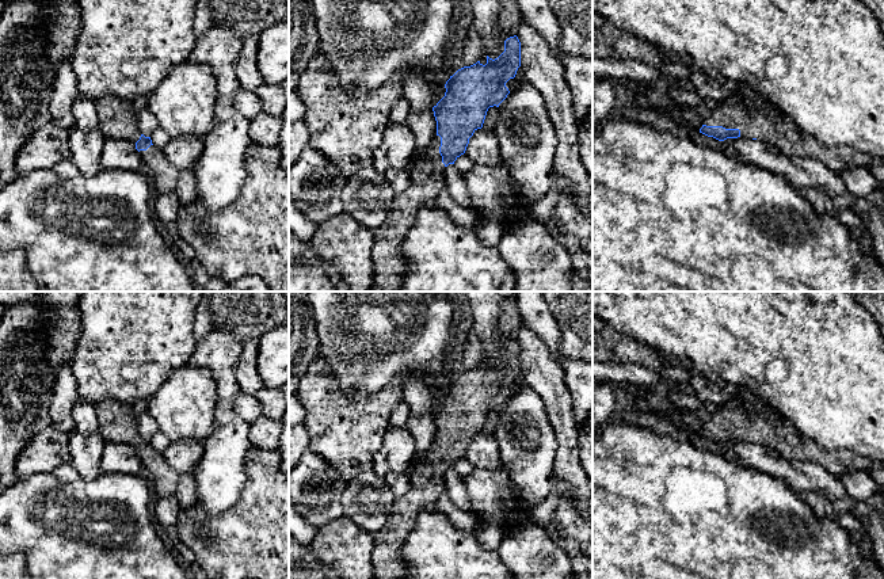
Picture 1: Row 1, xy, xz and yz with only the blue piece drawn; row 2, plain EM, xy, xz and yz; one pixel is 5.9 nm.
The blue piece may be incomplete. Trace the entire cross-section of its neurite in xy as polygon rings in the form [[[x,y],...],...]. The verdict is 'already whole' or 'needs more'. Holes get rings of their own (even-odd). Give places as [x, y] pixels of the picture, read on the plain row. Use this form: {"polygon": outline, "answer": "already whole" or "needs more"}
{"polygon": [[[106,399],[95,404],[99,433],[106,442],[126,443],[136,449],[144,475],[160,496],[175,495],[179,473],[171,468],[163,453],[152,447],[138,431],[133,405]]], "answer": "needs more"}

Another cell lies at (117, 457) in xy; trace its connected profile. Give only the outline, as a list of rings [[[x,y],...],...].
[[[106,442],[102,453],[103,473],[142,475],[142,464],[136,449],[126,443]]]

